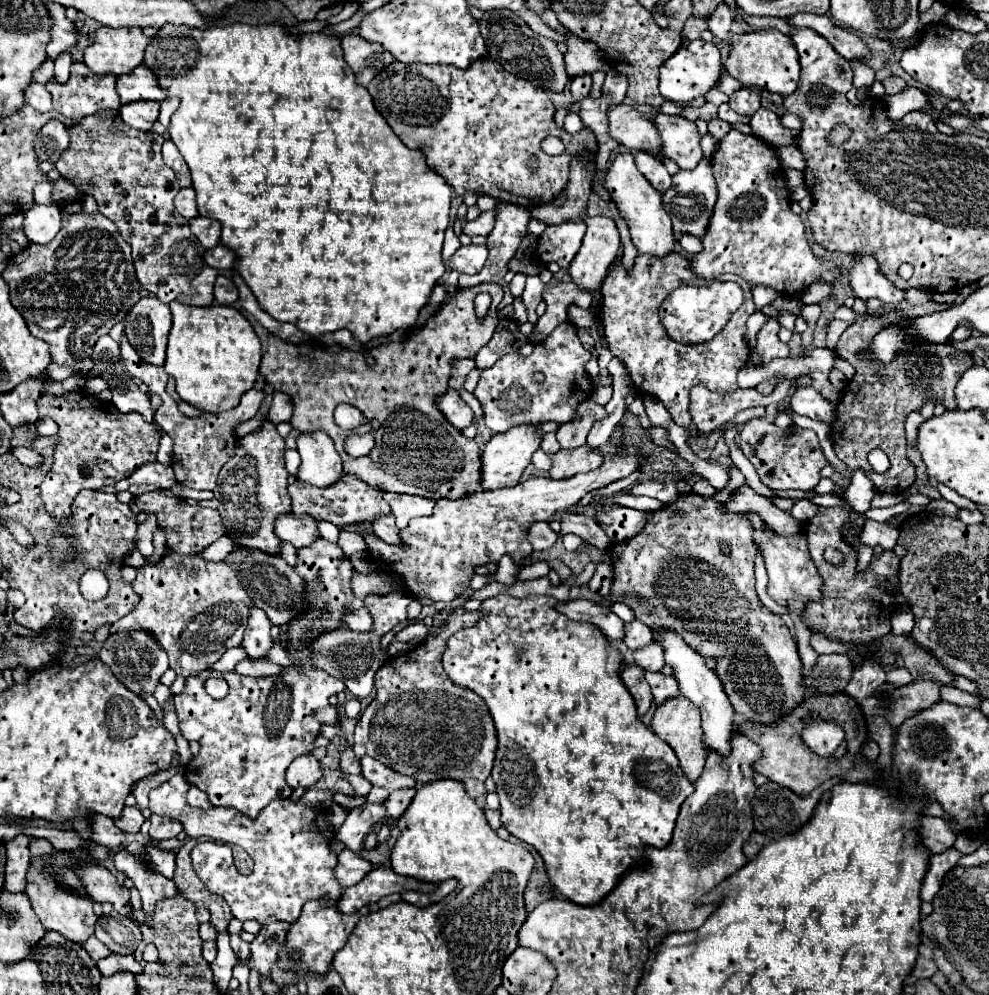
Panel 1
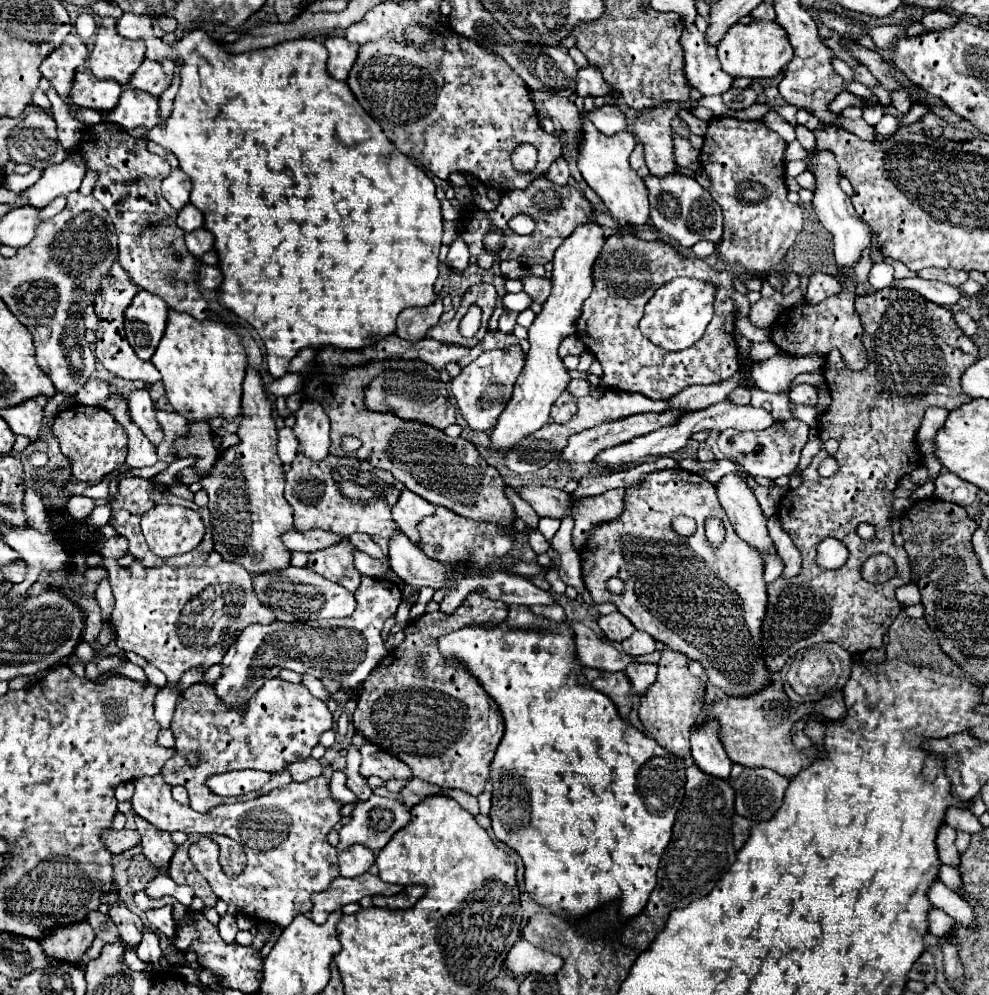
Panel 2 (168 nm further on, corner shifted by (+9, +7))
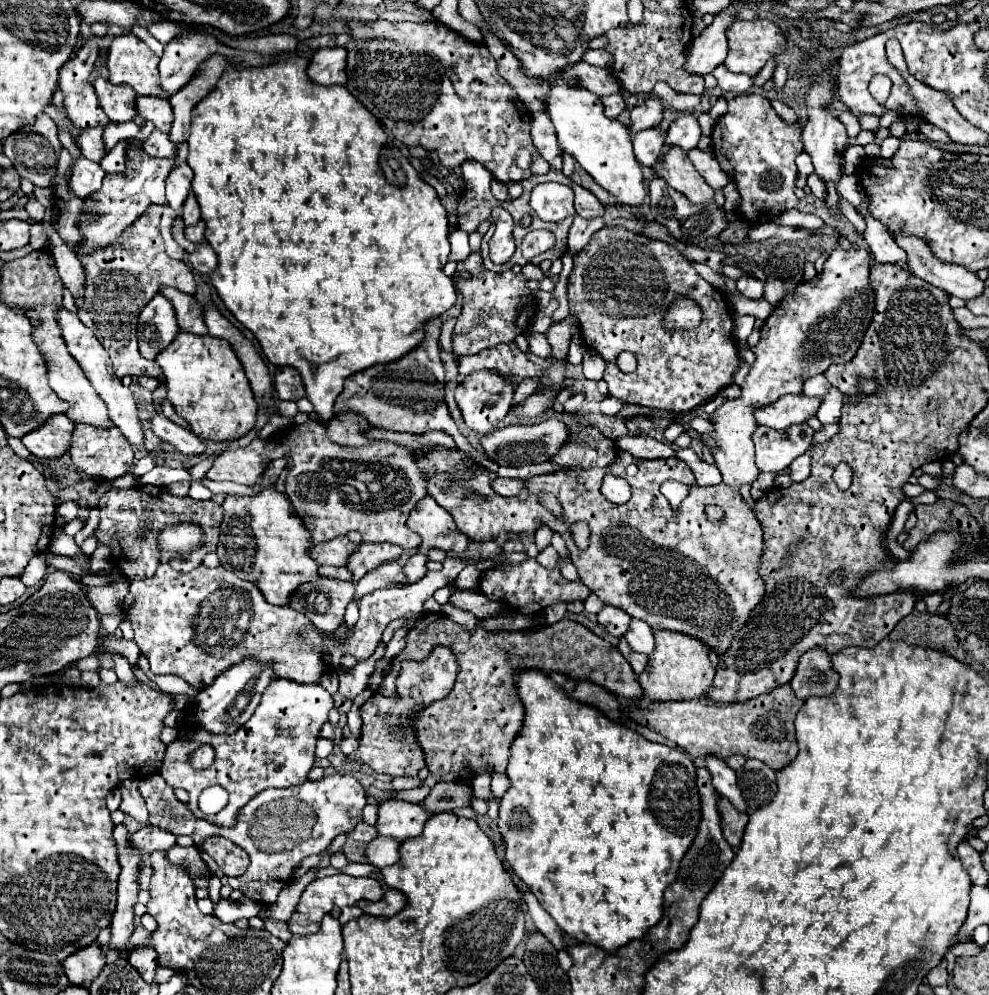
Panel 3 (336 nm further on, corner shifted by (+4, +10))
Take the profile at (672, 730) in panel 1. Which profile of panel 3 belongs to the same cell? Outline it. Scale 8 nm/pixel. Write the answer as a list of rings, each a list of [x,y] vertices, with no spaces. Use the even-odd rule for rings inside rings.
[[[653,631],[655,649],[649,657],[645,671],[639,675],[645,699],[697,699],[703,697],[705,689],[713,681],[715,667],[709,661],[709,647],[697,637],[677,631]]]

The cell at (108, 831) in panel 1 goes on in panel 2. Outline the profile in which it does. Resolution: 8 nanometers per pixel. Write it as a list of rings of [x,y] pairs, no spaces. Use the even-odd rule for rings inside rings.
[[[106,830],[102,834],[102,840],[106,844],[106,848],[112,852],[112,854],[118,854],[118,852],[124,852],[136,844],[140,844],[140,834],[136,830]]]

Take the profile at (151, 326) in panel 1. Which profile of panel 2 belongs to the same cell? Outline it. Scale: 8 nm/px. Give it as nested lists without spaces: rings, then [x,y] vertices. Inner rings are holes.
[[[140,290],[124,312],[124,330],[130,346],[142,360],[150,360],[166,326],[168,306],[160,296]]]

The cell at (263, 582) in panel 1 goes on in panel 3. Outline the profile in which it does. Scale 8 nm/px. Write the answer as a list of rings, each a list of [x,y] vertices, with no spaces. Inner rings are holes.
[[[319,577],[317,581],[305,583],[293,593],[289,607],[301,609],[323,633],[333,633],[341,627],[345,607],[353,599],[355,585],[339,579]]]

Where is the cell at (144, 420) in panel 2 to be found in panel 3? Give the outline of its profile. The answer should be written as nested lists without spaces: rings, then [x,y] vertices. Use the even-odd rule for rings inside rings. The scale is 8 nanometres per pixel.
[[[157,413],[153,417],[151,425],[153,425],[155,435],[159,435],[163,441],[175,445],[175,449],[179,453],[183,453],[185,457],[201,457],[205,453],[205,443],[199,437],[195,437],[189,429],[171,423],[163,413]]]

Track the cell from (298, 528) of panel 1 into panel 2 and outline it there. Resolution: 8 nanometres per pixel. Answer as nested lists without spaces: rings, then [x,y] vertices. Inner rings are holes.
[[[290,528],[288,532],[282,534],[282,542],[288,550],[300,550],[300,552],[314,552],[320,548],[328,548],[342,538],[336,536],[334,532],[326,532],[320,528],[310,528],[310,530],[296,530]]]

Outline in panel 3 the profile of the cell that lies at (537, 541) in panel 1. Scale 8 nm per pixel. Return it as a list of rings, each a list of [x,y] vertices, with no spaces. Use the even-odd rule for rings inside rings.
[[[547,547],[545,551],[541,551],[541,553],[537,555],[537,561],[539,561],[543,567],[547,567],[547,569],[555,569],[555,567],[557,567],[557,561],[559,561],[559,555],[557,555],[557,551],[555,551],[553,547]]]

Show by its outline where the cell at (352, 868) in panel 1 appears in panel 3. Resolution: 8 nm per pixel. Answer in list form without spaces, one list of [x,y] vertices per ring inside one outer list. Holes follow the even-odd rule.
[[[377,837],[369,843],[367,851],[365,851],[365,857],[369,861],[369,865],[377,867],[377,869],[383,869],[383,867],[389,867],[393,863],[399,861],[399,841],[397,839],[391,839],[391,837]]]

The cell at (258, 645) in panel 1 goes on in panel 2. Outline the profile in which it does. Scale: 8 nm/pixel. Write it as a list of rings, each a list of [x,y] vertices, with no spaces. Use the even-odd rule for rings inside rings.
[[[361,576],[360,588],[356,594],[356,612],[350,618],[344,620],[296,620],[292,624],[274,620],[272,624],[250,624],[244,628],[232,646],[228,648],[224,660],[222,660],[222,676],[216,680],[216,692],[222,698],[226,706],[242,706],[246,704],[268,678],[276,678],[282,668],[300,672],[300,674],[312,674],[316,678],[330,678],[340,684],[342,692],[354,692],[358,686],[370,676],[370,672],[380,664],[380,660],[386,656],[386,644],[382,644],[382,626],[384,622],[396,612],[396,608],[402,602],[402,590],[388,580],[374,580],[370,576]]]

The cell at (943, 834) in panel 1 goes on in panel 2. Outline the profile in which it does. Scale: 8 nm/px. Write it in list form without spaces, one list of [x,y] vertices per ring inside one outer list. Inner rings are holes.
[[[942,824],[940,830],[938,830],[938,836],[936,836],[936,850],[938,850],[938,858],[940,858],[940,862],[958,866],[960,854],[956,852],[954,838],[956,838],[956,830],[950,828],[950,826],[946,826],[946,824]]]

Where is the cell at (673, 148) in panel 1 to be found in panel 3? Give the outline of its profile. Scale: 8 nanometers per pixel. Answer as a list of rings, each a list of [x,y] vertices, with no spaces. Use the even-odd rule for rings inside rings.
[[[693,149],[693,151],[689,151],[689,159],[695,165],[695,169],[699,171],[699,175],[713,189],[723,189],[731,181],[731,177],[725,175],[725,171],[721,169],[721,165],[719,165],[719,161],[715,159],[713,153],[705,153],[701,149]]]

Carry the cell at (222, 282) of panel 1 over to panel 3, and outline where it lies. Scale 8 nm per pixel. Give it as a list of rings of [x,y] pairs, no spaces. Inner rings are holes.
[[[199,243],[197,249],[189,255],[189,263],[197,273],[211,273],[217,267],[217,255],[209,243]]]

